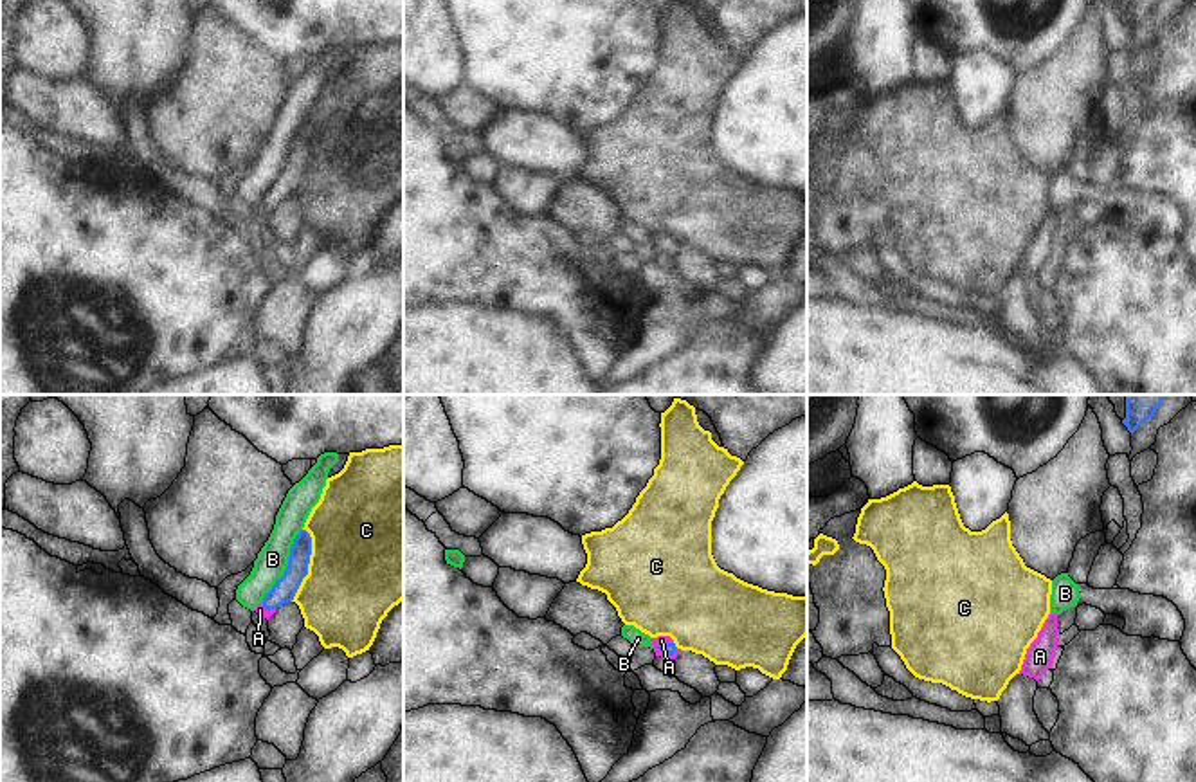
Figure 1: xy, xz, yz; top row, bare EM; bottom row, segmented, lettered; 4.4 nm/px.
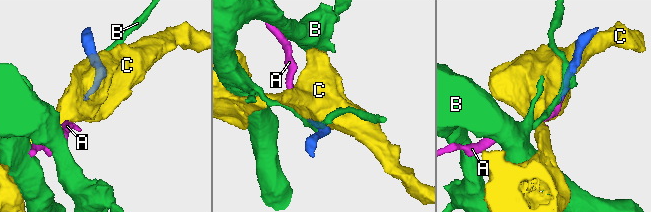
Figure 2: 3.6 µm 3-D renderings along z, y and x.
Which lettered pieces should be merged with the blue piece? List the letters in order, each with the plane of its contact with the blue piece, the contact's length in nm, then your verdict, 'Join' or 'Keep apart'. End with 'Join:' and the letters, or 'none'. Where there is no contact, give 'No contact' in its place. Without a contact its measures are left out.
A: Touches blue in xz. Shared border 100 nm. Join
B: Touches blue in xy. Shared border 380 nm. Keep apart
C: Touches blue in xy. Shared border 340 nm. Keep apart
Join: A

